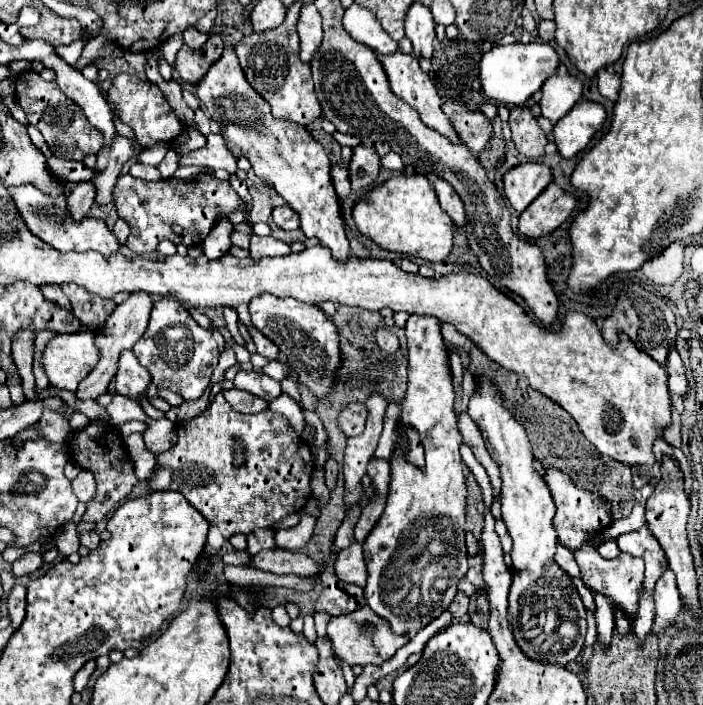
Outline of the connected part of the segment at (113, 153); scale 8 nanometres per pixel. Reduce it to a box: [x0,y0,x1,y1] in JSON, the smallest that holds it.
[92,136,136,206]

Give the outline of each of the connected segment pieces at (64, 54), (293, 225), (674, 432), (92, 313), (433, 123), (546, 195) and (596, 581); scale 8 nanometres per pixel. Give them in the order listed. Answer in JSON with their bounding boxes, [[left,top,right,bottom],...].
[[55,38,84,66],[272,206,300,230],[664,406,680,446],[62,284,116,330],[378,52,462,142],[518,184,578,238],[576,550,644,618]]

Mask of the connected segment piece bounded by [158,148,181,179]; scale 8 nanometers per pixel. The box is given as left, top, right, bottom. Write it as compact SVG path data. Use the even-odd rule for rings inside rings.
M172 148L167 152L162 162L158 165L158 169L163 179L172 177L173 173L178 168L180 156L181 155Z

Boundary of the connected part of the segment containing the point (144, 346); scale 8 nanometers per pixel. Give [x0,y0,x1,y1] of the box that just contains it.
[132,298,218,400]

